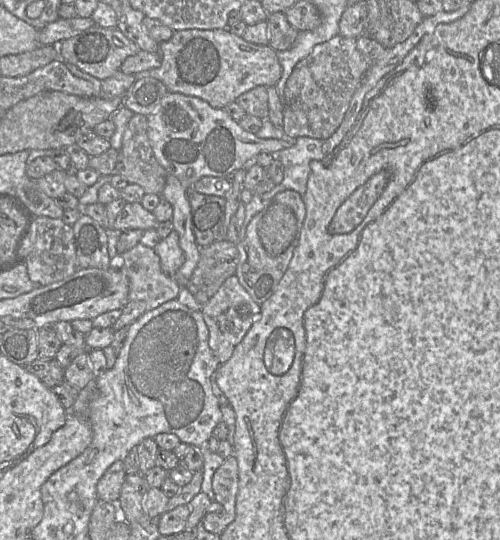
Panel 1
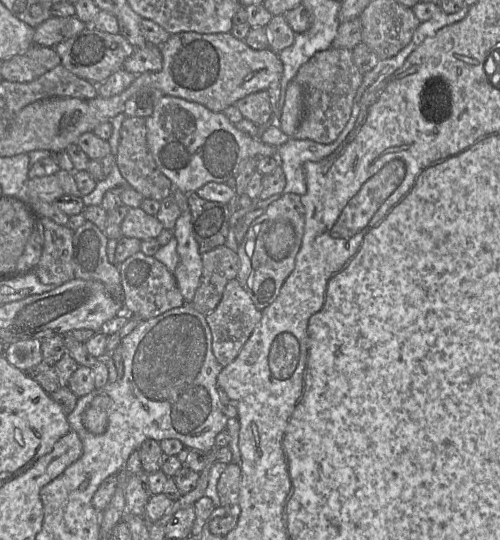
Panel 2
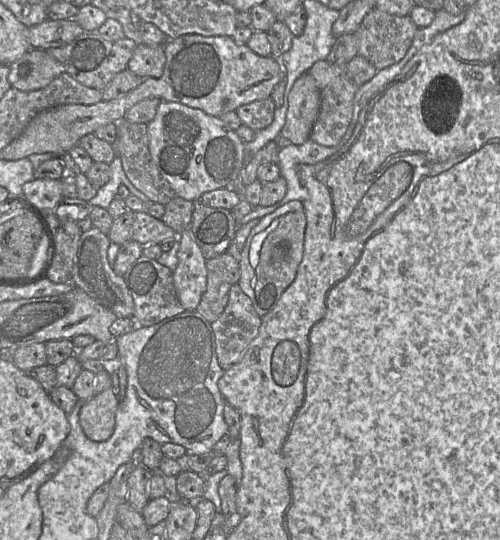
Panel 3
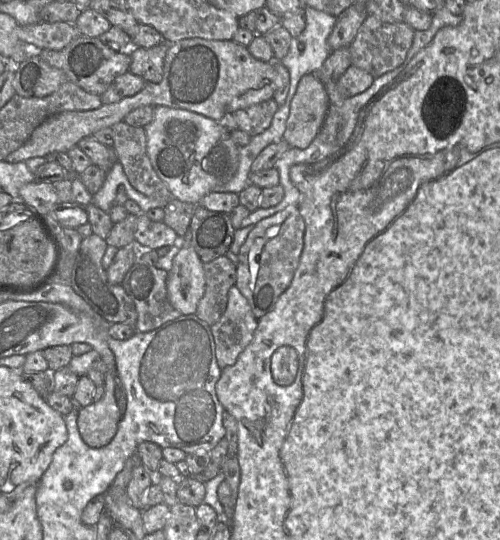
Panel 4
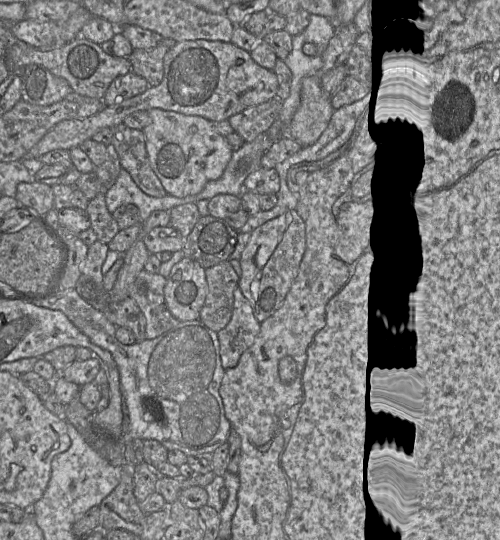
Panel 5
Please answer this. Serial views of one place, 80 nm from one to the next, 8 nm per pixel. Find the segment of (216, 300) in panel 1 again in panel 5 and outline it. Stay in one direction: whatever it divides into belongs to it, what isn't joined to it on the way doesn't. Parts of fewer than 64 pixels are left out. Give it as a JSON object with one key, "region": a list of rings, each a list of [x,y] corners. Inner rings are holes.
{"region":[[[239,287],[234,290],[234,307],[231,320],[217,332],[222,367],[227,370],[237,366],[241,355],[253,345],[261,328],[253,308]]]}

